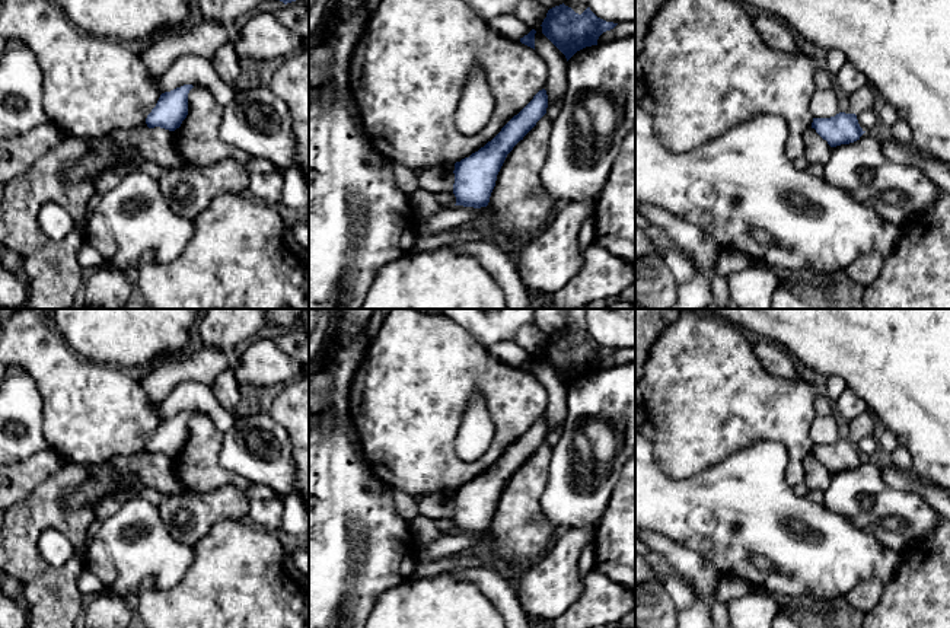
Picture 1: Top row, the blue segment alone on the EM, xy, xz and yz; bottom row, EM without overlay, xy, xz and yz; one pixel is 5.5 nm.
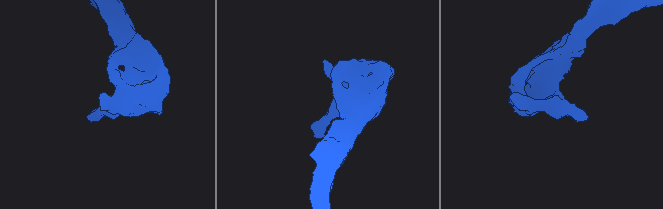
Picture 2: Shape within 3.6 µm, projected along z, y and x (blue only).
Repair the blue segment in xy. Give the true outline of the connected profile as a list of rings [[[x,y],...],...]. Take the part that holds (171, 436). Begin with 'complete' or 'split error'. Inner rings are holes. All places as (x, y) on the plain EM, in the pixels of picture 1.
complete; [[[184,411],[162,420],[156,433],[146,444],[147,453],[160,453],[169,458],[179,455],[188,441],[188,420],[192,414],[192,411]]]

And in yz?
complete; [[[839,439],[831,444],[813,444],[812,455],[828,468],[831,474],[849,471],[865,459],[855,440]]]

